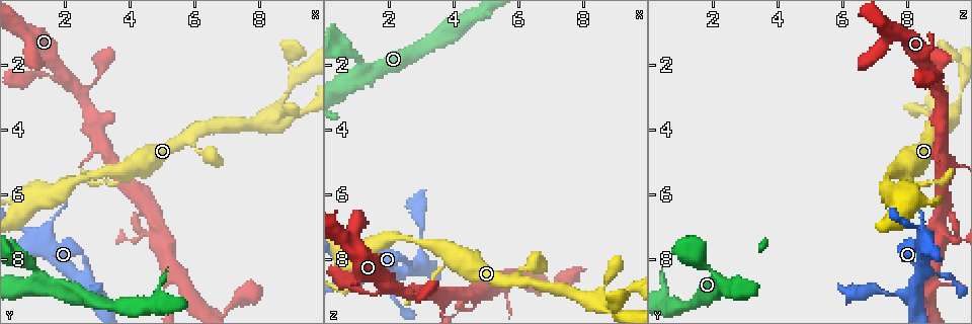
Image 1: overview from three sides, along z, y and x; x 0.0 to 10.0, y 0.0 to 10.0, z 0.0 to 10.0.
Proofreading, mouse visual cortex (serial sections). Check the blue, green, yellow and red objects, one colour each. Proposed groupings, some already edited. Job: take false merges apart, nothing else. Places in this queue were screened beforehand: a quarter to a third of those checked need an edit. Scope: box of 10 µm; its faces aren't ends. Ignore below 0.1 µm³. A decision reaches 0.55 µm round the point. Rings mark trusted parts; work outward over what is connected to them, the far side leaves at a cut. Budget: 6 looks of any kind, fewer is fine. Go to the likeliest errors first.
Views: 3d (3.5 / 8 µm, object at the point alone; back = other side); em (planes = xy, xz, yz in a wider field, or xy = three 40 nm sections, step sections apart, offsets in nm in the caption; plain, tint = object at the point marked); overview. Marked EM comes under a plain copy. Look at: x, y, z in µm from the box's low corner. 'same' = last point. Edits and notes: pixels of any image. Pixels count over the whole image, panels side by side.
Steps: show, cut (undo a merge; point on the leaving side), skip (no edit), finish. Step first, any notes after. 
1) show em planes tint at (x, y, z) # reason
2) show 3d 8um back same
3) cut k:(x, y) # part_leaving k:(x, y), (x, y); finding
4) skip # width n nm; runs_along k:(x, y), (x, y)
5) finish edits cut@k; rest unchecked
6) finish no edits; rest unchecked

show 3d 3.5um back at (4.85, 7.05, 9.05) # sudden change in width

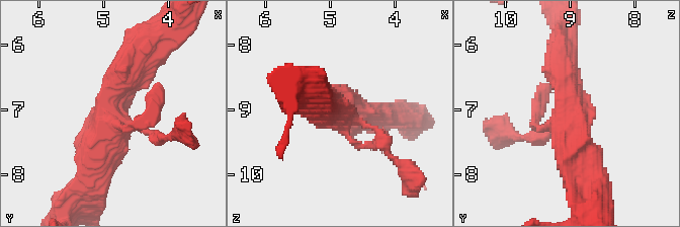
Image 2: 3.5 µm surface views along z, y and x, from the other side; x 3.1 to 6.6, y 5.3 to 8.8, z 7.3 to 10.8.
skip # runs_along 2:(140, 56), (108, 99), (93, 177); continuous, no second cell

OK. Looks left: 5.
show 3d 3.5um back at (3.05, 2.25, 8.90) # calibre changes

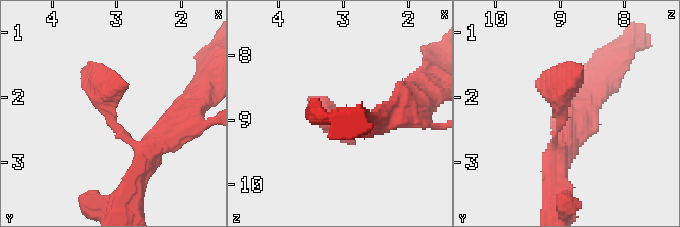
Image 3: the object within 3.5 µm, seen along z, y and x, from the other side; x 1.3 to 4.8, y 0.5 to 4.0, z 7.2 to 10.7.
show em xy step 2 tint at (3.10, 2.25, 8.95)

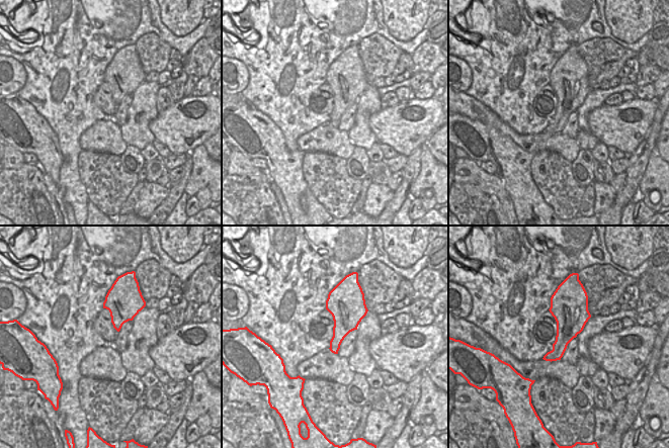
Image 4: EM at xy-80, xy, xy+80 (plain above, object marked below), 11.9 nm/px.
skip # width 280 nm; runs_along 3:(154, 146), (132, 143), (82, 68); all the same cell

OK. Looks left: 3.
show 3d 8um at (6.00, 4.55, 8.35) # a narrow waist

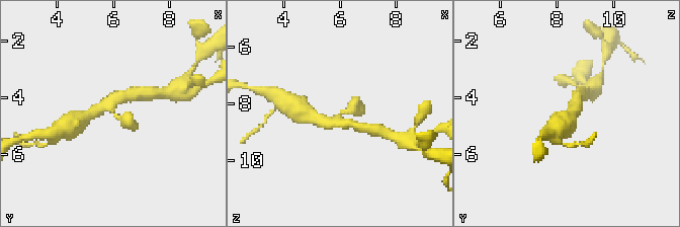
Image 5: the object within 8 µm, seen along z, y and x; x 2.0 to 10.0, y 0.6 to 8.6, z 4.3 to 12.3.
show 3d 3.5um same # zoom in

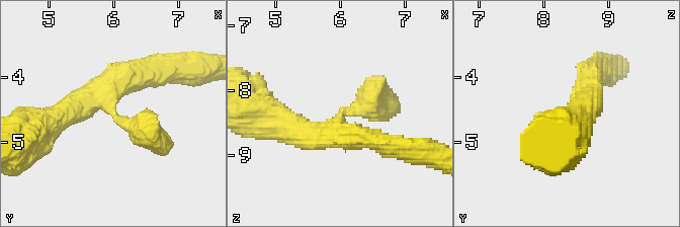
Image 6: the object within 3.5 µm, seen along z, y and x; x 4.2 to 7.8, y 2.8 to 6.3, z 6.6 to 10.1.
show em planes tint at (6.00, 4.55, 8.35)

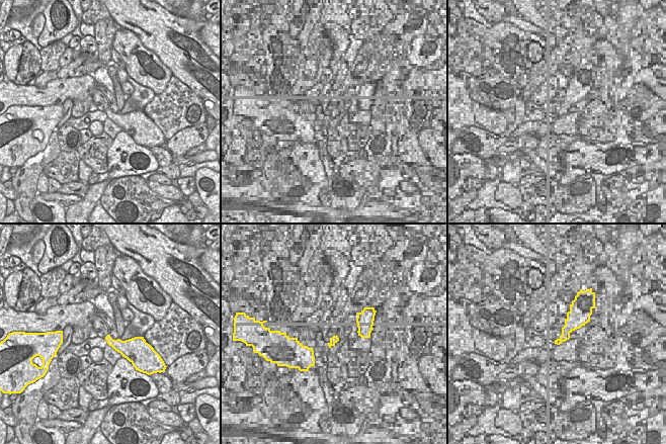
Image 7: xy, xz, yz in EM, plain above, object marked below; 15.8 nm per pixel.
skip # runs_along 6:(68, 112), (96, 96), (120, 122), (170, 143); one cell here

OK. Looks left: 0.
finish no edits; rest unchecked

